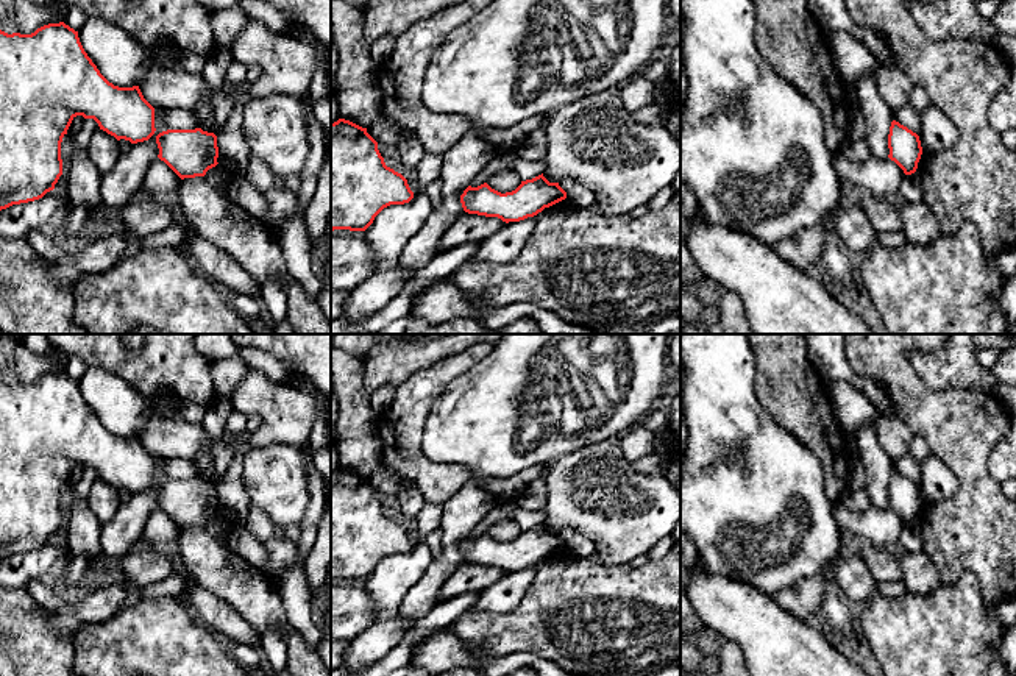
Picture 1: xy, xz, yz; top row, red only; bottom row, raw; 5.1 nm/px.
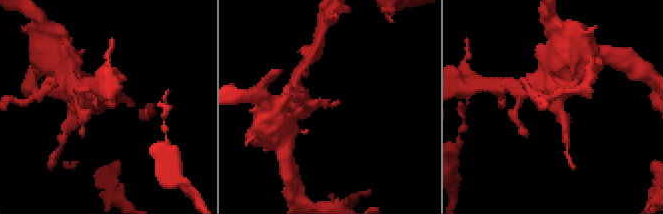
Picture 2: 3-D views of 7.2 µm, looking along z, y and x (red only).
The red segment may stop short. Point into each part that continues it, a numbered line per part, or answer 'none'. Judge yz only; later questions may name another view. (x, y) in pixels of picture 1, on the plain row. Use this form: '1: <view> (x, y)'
none

